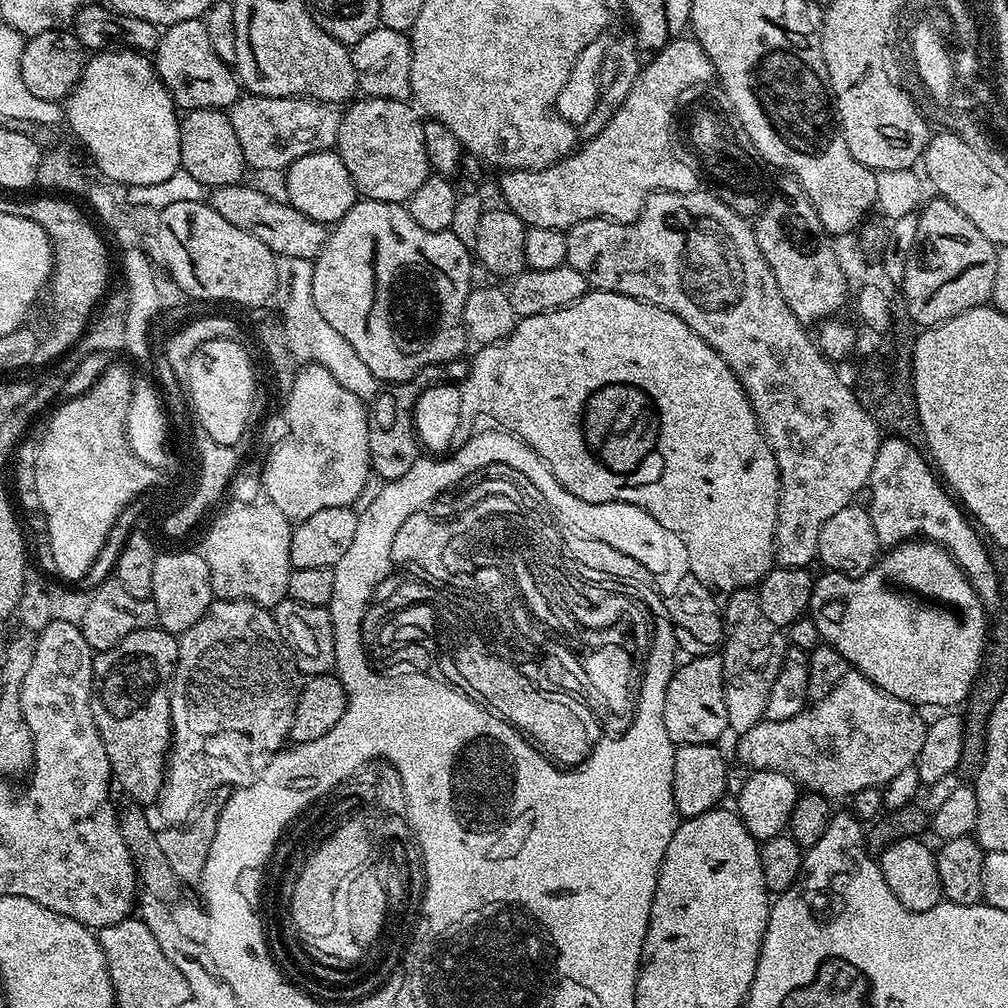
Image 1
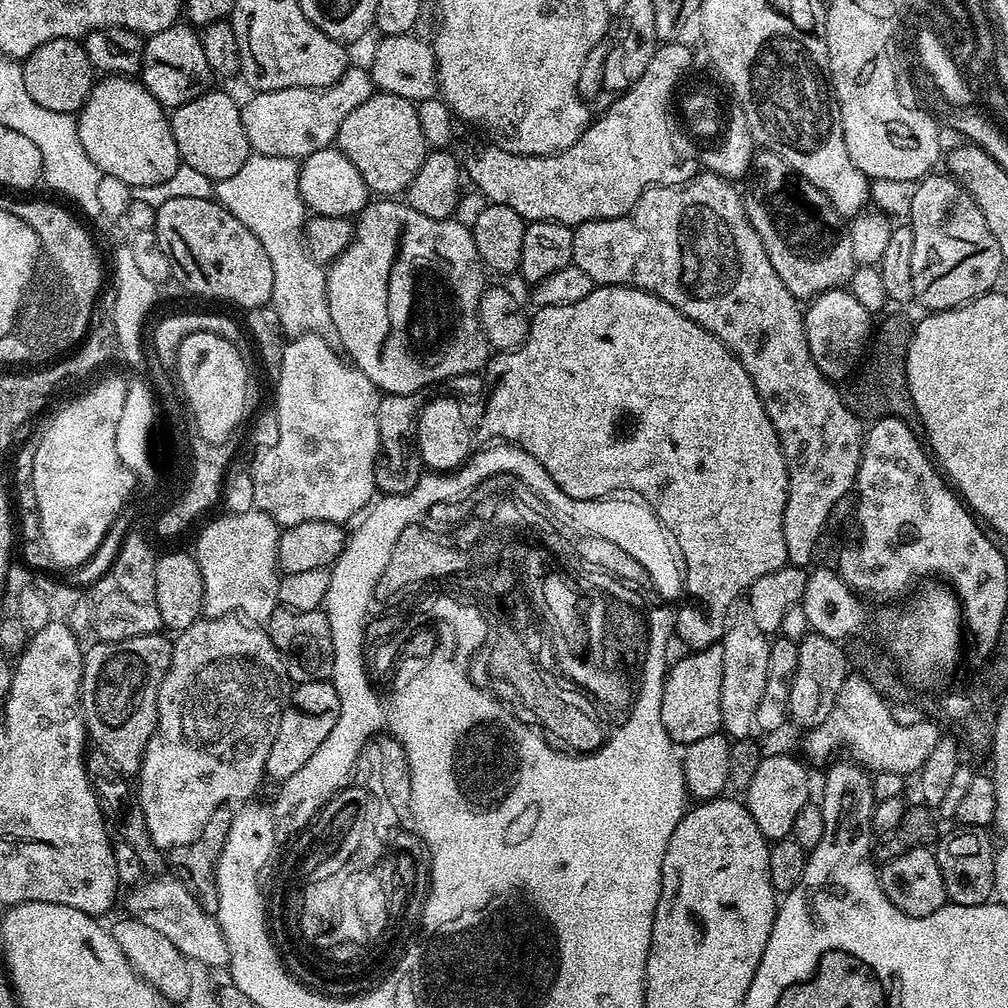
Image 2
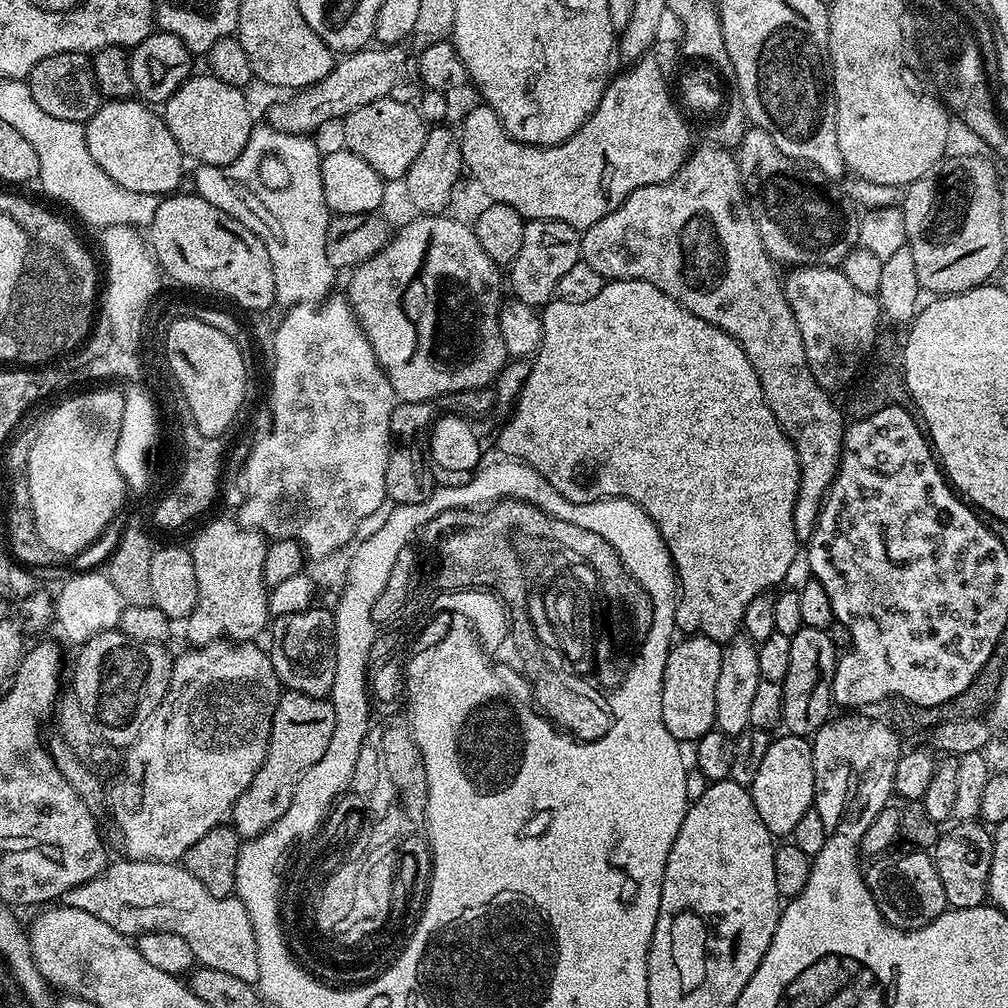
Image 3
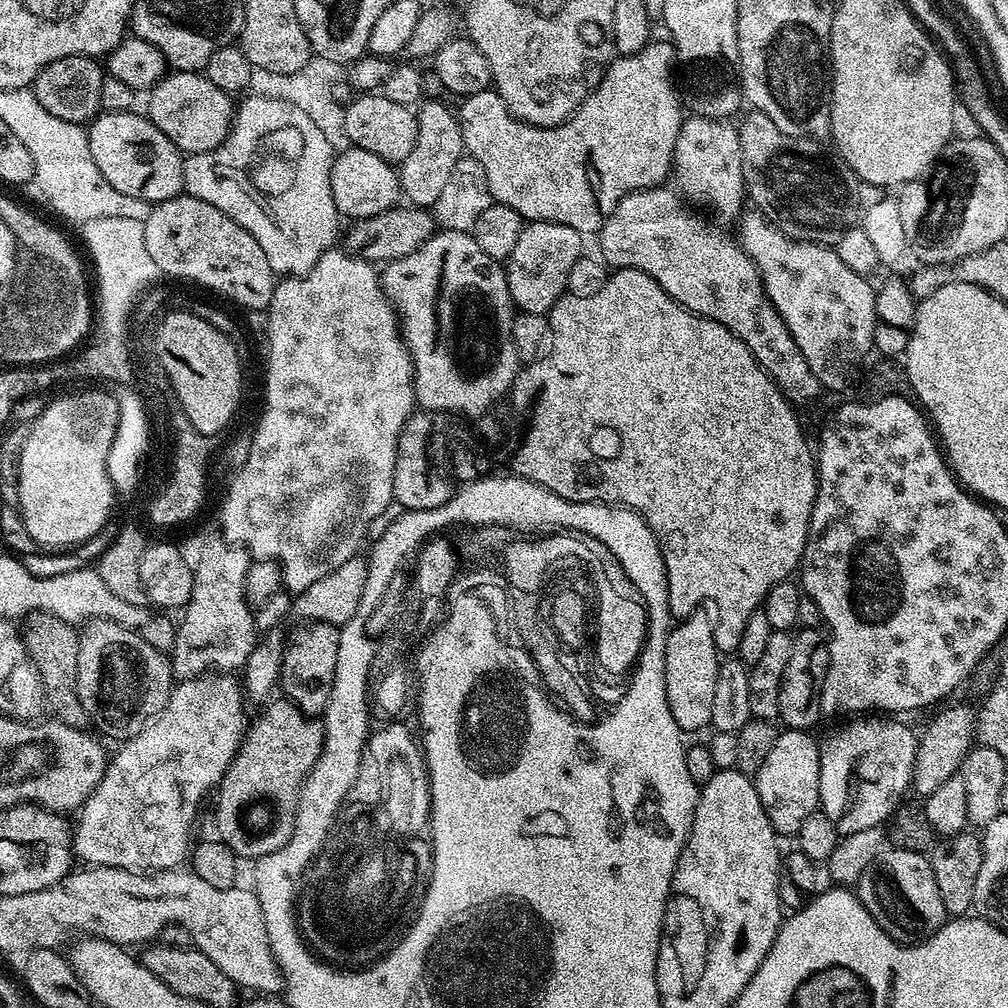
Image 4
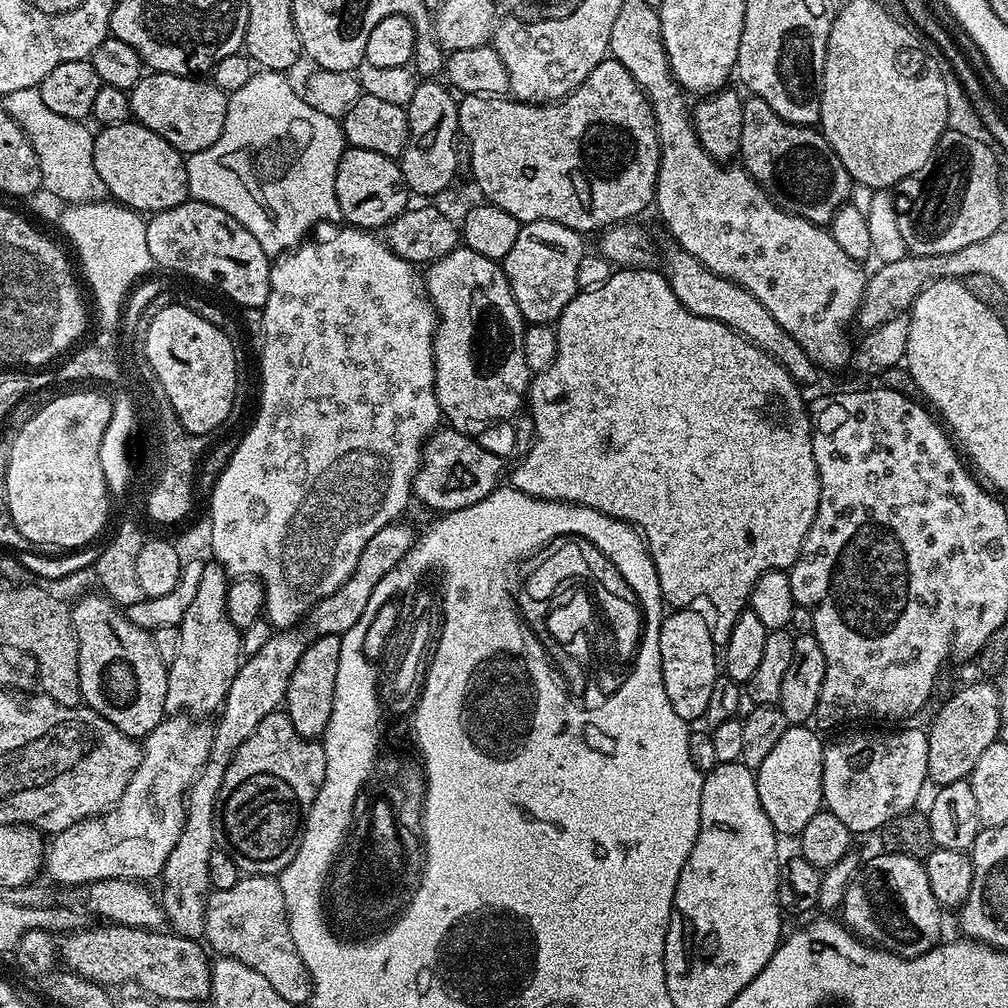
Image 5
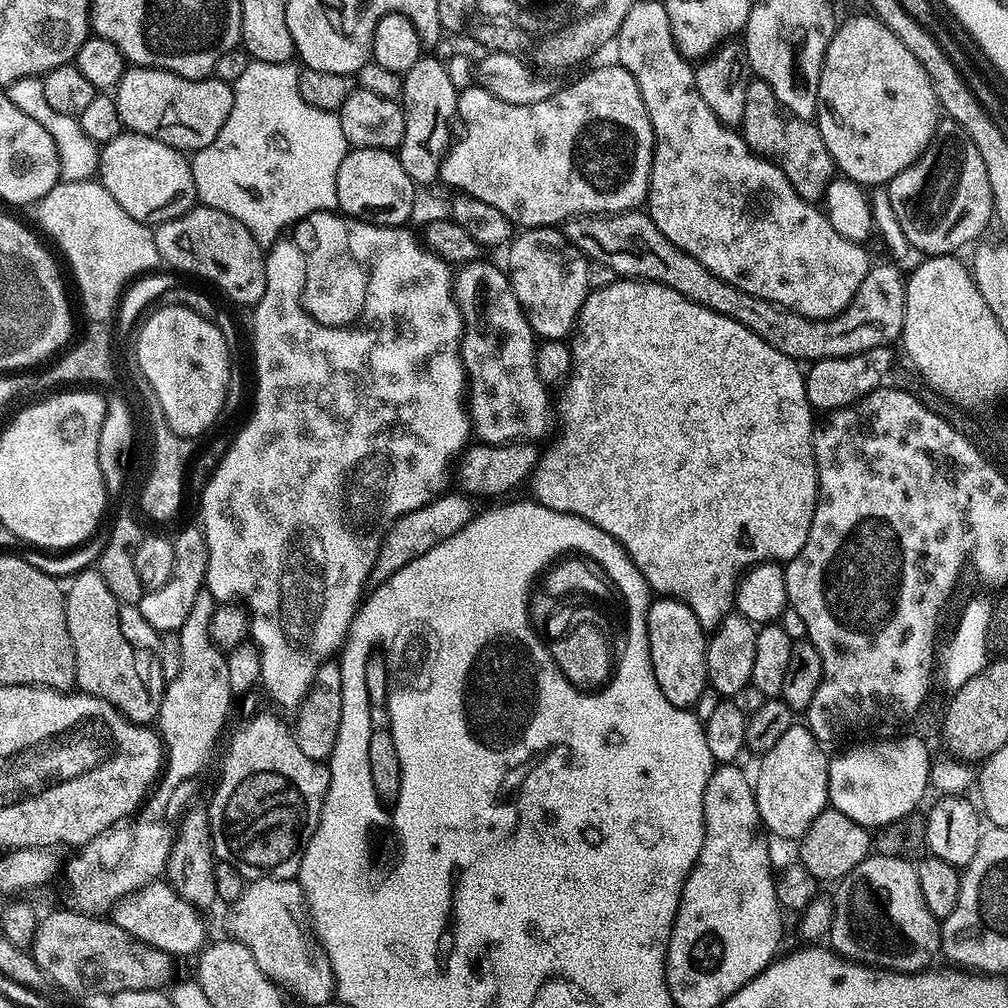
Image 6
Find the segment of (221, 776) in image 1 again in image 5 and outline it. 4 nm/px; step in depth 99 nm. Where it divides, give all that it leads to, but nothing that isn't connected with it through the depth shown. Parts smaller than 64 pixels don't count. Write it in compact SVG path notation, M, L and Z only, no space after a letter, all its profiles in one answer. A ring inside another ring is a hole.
M172 714L161 720L158 726L154 726L154 730L150 735L143 737L140 761L134 770L134 774L130 778L130 782L126 786L126 790L122 790L122 798L116 803L115 808L101 815L92 816L88 820L78 822L66 830L57 832L47 841L44 862L42 865L46 876L48 872L49 878L57 880L60 884L78 884L78 886L85 886L94 883L96 880L108 879L151 882L150 880L154 879L156 875L161 875L166 866L166 858L170 858L170 850L174 850L174 842L178 842L178 834L182 834L182 826L184 825L184 805L186 803L188 788L194 782L196 775L202 770L202 766L207 762L208 755L210 754L213 729L209 727L209 725L207 727L204 724L207 723L197 722L193 717L187 714Z

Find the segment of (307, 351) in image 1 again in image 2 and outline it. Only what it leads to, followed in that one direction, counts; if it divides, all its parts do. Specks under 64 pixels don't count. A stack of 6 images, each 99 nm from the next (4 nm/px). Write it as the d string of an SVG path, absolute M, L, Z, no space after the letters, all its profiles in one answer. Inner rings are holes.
M249 155L248 161L230 178L215 181L214 199L221 204L238 222L242 222L262 242L274 270L274 290L270 301L271 311L280 327L289 337L315 334L325 338L333 335L330 306L326 298L326 272L314 258L309 256L304 246L302 229L306 223L304 199L300 193L300 164L290 158L277 156Z

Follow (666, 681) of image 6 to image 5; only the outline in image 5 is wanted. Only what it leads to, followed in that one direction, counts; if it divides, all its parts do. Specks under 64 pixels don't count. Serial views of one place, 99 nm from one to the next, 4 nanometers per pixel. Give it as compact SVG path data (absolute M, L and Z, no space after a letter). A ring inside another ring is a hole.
M692 608L669 611L660 627L658 650L662 650L662 682L666 686L666 698L670 698L670 706L674 706L674 714L685 722L703 721L718 678L718 645L712 641L706 618Z

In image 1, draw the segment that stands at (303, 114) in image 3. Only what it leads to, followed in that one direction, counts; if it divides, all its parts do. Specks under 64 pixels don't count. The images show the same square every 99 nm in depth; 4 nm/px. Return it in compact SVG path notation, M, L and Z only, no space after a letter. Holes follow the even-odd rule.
M244 94L227 109L227 114L242 145L245 165L260 172L279 173L298 162L298 158L306 158L306 154L335 149L342 112L335 103L317 102L303 96L270 98Z

